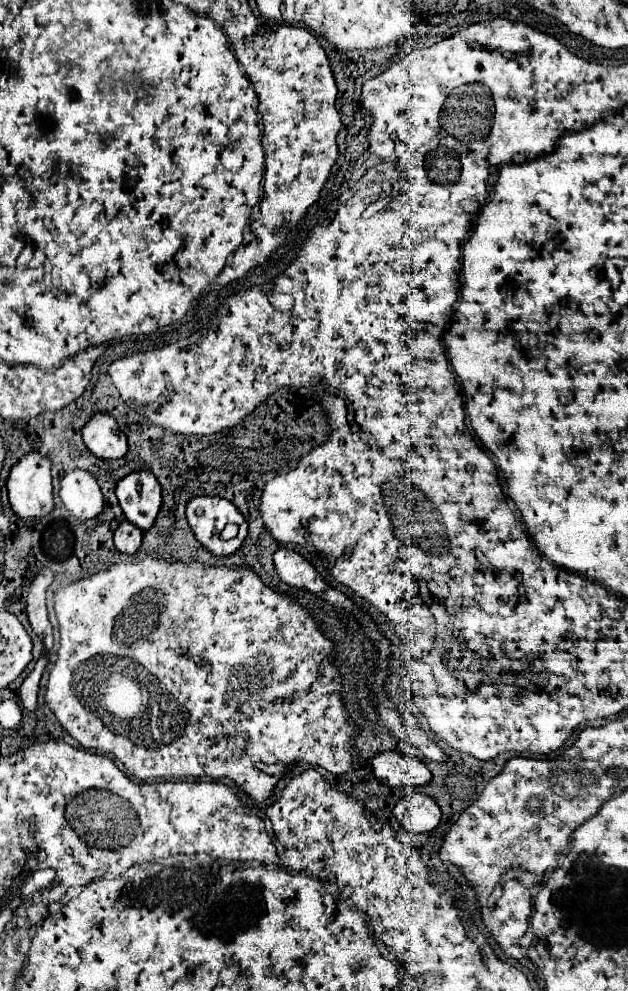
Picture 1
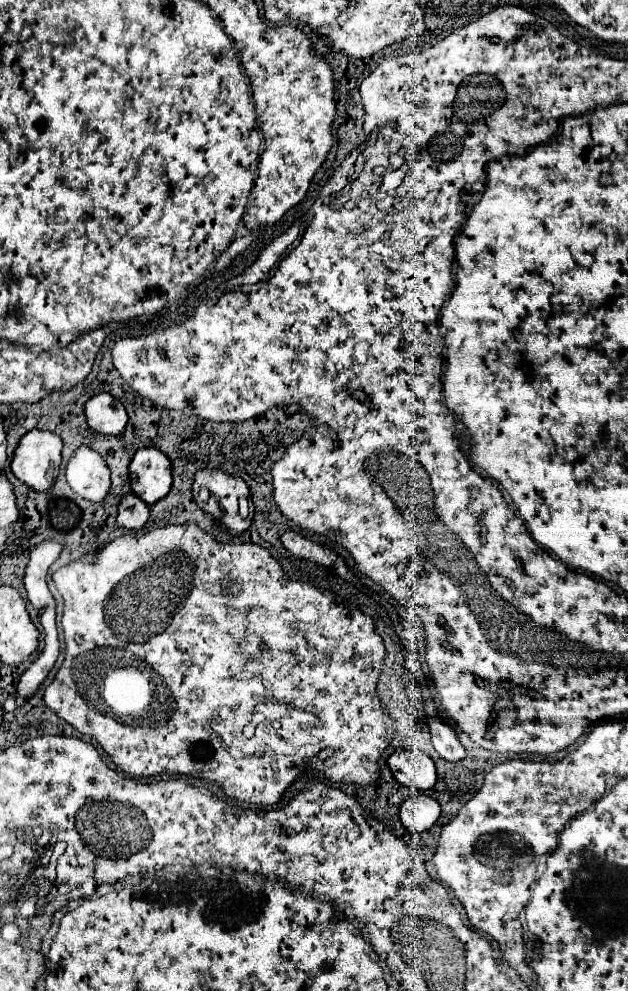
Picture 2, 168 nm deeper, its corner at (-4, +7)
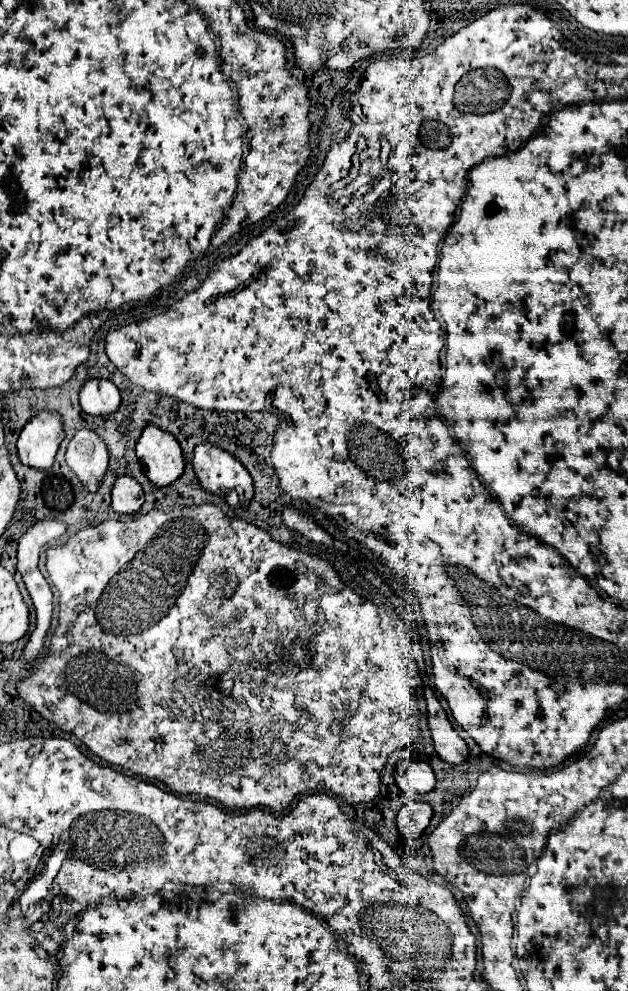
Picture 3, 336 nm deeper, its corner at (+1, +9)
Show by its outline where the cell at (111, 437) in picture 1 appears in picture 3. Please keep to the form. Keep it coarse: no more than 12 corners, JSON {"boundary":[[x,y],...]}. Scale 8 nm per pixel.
{"boundary":[[88,380],[80,406],[88,416],[108,416],[120,406],[110,380]]}

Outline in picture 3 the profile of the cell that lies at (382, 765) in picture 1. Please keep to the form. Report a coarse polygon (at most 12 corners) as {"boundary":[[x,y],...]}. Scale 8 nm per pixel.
{"boundary":[[398,762],[394,780],[408,794],[426,794],[436,784],[430,764]]}

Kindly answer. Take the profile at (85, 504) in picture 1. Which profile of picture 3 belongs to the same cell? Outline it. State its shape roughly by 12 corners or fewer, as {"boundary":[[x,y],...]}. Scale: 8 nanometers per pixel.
{"boundary":[[78,430],[66,464],[90,492],[108,468],[102,438]]}

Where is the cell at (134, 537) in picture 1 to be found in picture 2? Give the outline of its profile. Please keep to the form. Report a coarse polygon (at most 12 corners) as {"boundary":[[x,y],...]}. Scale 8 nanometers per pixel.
{"boundary":[[135,494],[119,502],[117,524],[141,530],[149,506]]}

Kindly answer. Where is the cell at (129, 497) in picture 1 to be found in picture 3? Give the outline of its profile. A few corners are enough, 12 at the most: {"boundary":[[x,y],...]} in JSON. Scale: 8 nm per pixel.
{"boundary":[[152,424],[136,444],[144,474],[158,488],[184,470],[176,438]]}

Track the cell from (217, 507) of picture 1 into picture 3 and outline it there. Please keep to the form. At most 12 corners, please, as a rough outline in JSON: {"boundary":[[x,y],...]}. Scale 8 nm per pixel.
{"boundary":[[200,444],[192,460],[198,484],[240,506],[254,495],[246,468],[228,452]]}

